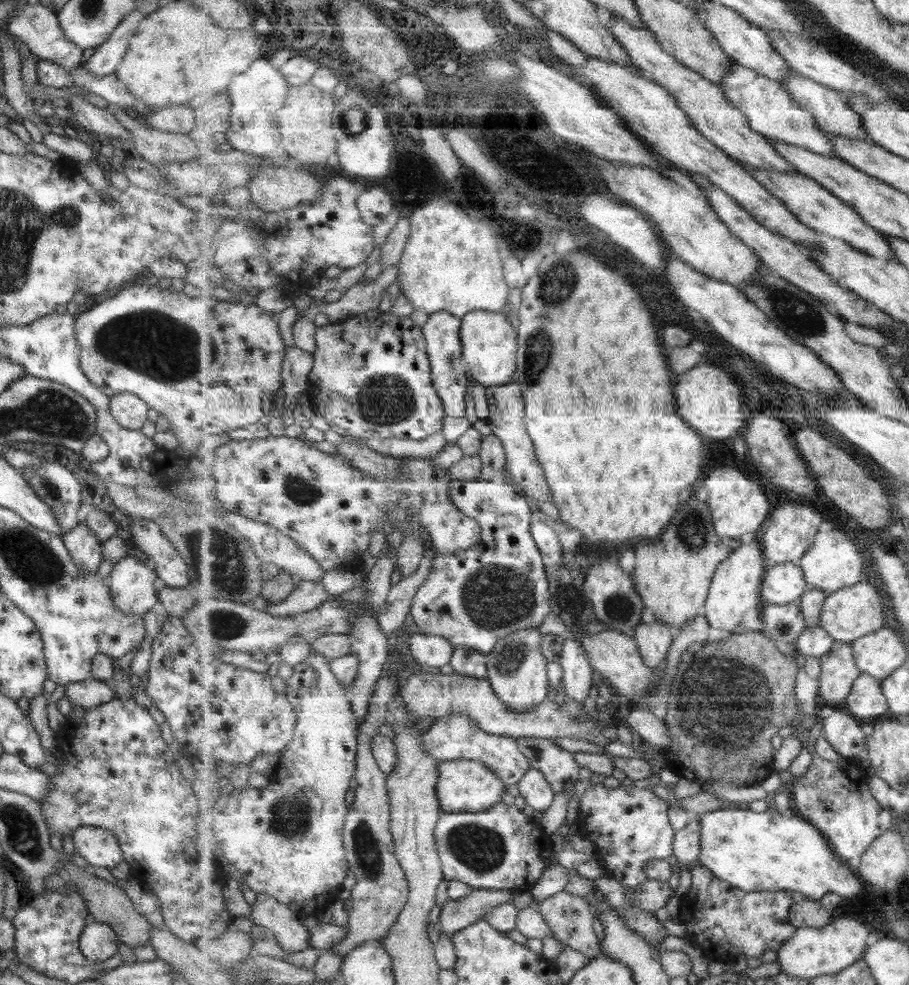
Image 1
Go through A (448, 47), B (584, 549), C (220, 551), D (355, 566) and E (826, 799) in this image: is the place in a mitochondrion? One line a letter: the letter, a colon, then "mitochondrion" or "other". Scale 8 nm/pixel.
A: other
B: other
C: mitochondrion
D: other
E: mitochondrion

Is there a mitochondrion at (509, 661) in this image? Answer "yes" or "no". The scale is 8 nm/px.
yes

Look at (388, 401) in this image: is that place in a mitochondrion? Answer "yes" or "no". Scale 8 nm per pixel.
yes

